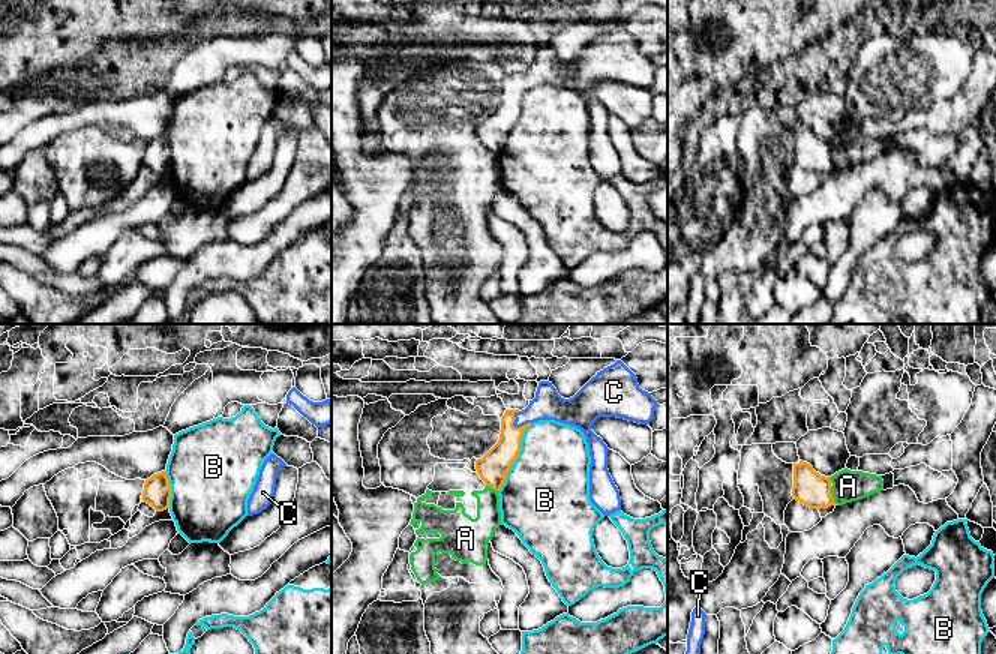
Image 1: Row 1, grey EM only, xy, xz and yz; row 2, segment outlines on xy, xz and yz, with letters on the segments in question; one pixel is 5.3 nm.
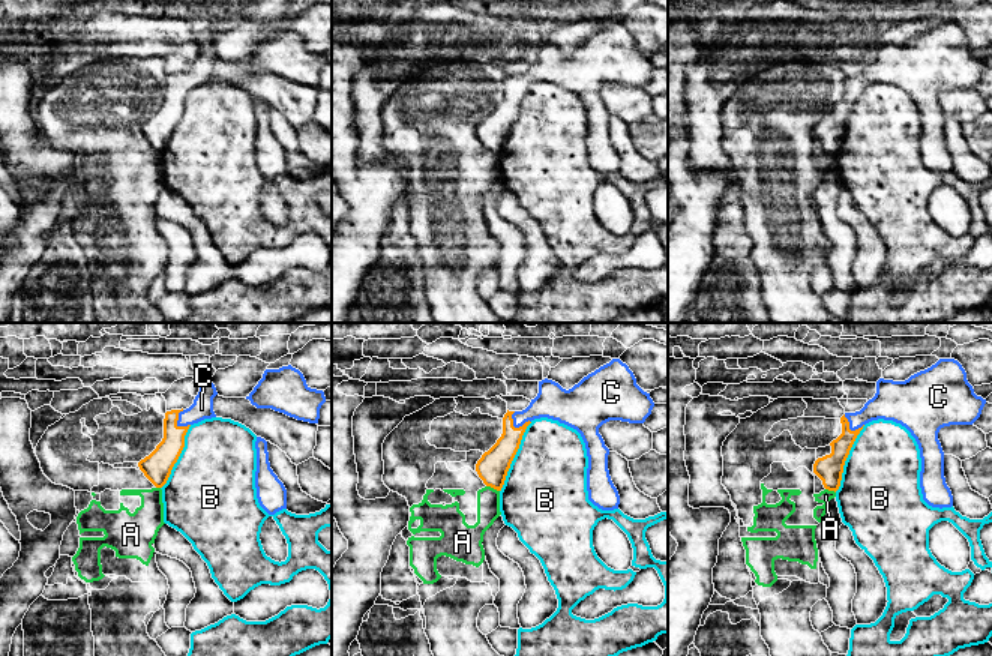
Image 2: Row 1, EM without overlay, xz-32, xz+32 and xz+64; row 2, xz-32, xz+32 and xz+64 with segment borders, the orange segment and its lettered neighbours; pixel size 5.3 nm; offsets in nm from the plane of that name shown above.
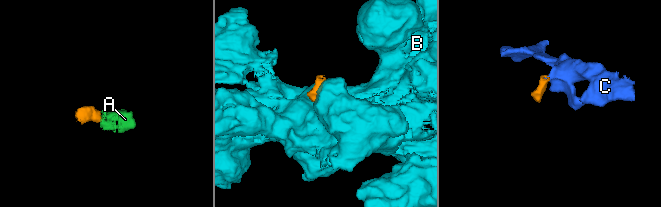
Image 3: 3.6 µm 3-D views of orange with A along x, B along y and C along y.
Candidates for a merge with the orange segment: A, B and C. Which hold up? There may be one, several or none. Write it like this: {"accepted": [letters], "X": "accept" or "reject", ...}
{"accepted": ["C"], "A": "reject", "B": "reject", "C": "accept"}

